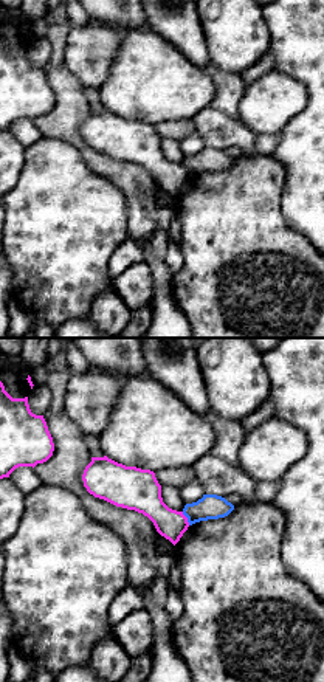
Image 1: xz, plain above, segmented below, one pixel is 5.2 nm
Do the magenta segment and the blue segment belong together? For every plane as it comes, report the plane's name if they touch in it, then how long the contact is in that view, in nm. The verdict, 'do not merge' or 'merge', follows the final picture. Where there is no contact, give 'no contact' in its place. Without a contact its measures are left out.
meets magenta in xz; contact 80 nm long

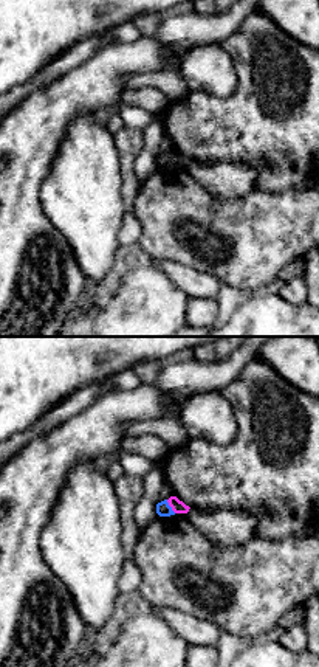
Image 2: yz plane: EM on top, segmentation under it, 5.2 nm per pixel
meets magenta in yz; contact 90 nm long

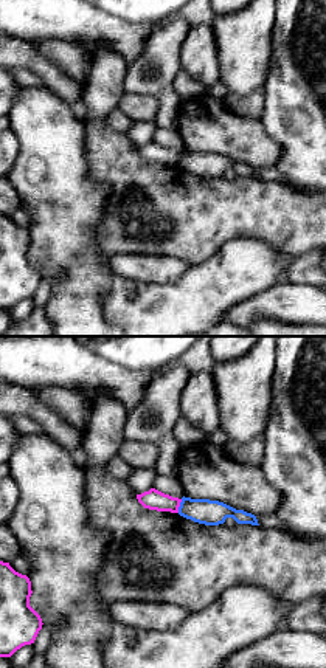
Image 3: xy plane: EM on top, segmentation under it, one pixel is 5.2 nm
meets magenta in xy; contact 80 nm long

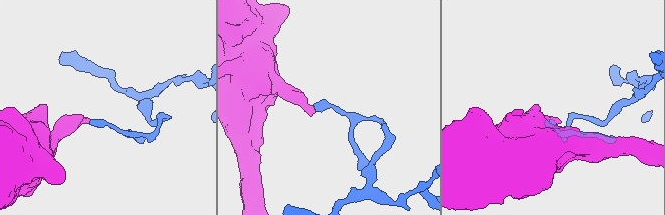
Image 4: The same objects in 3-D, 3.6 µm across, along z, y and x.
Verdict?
do not merge

